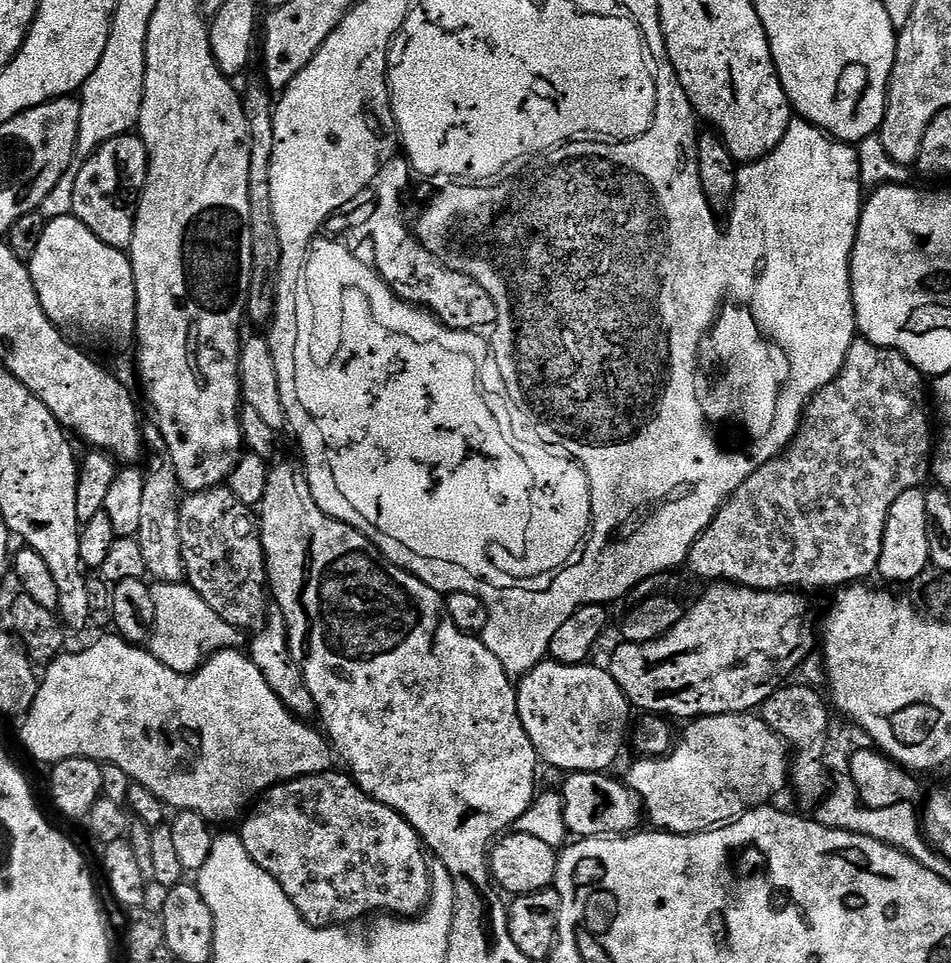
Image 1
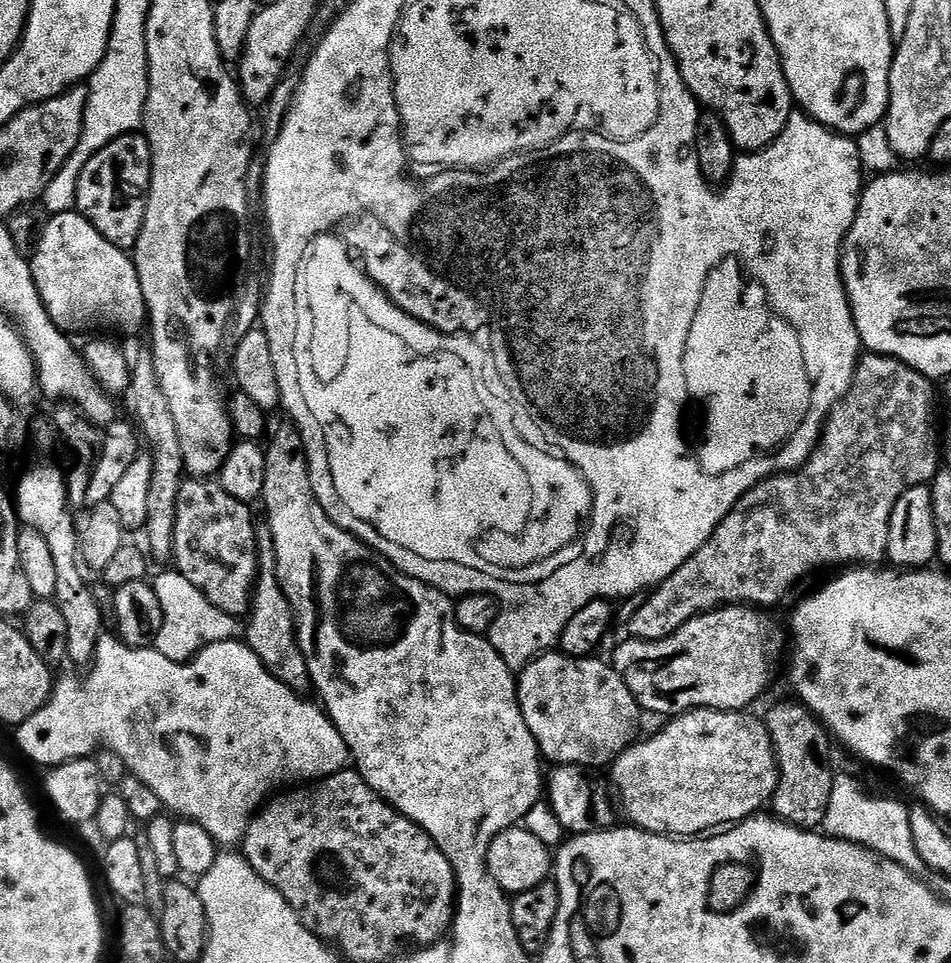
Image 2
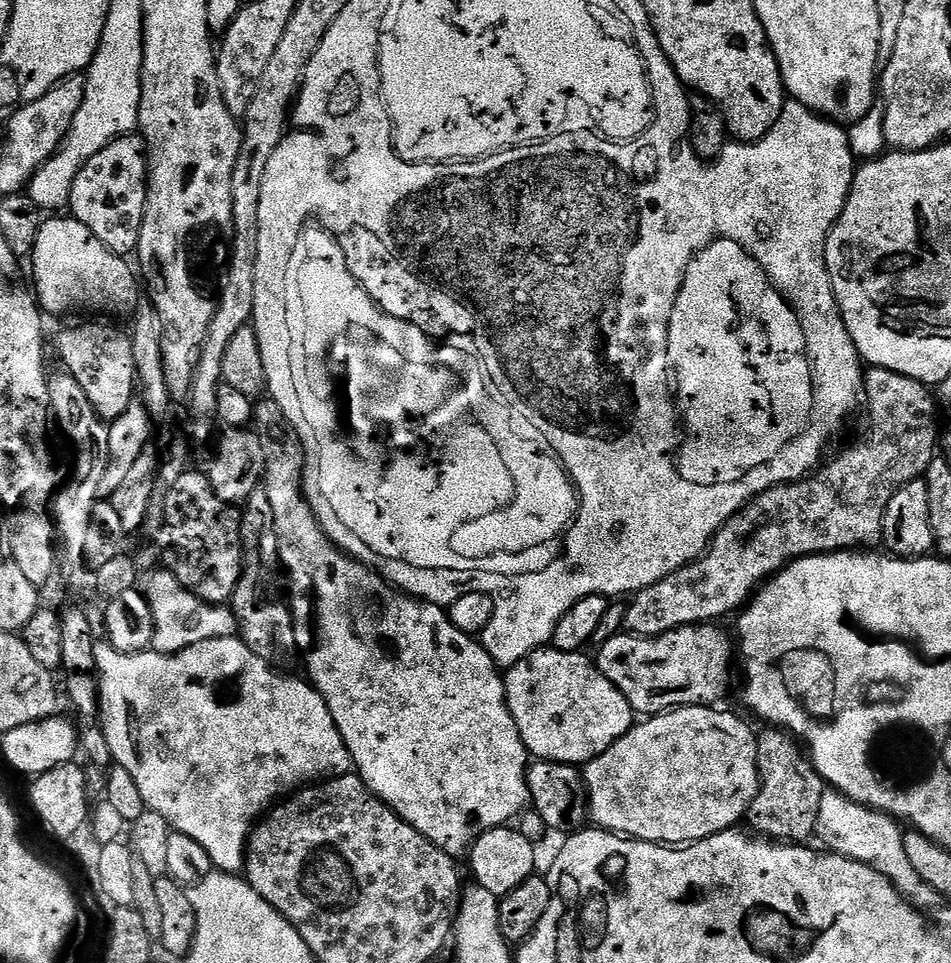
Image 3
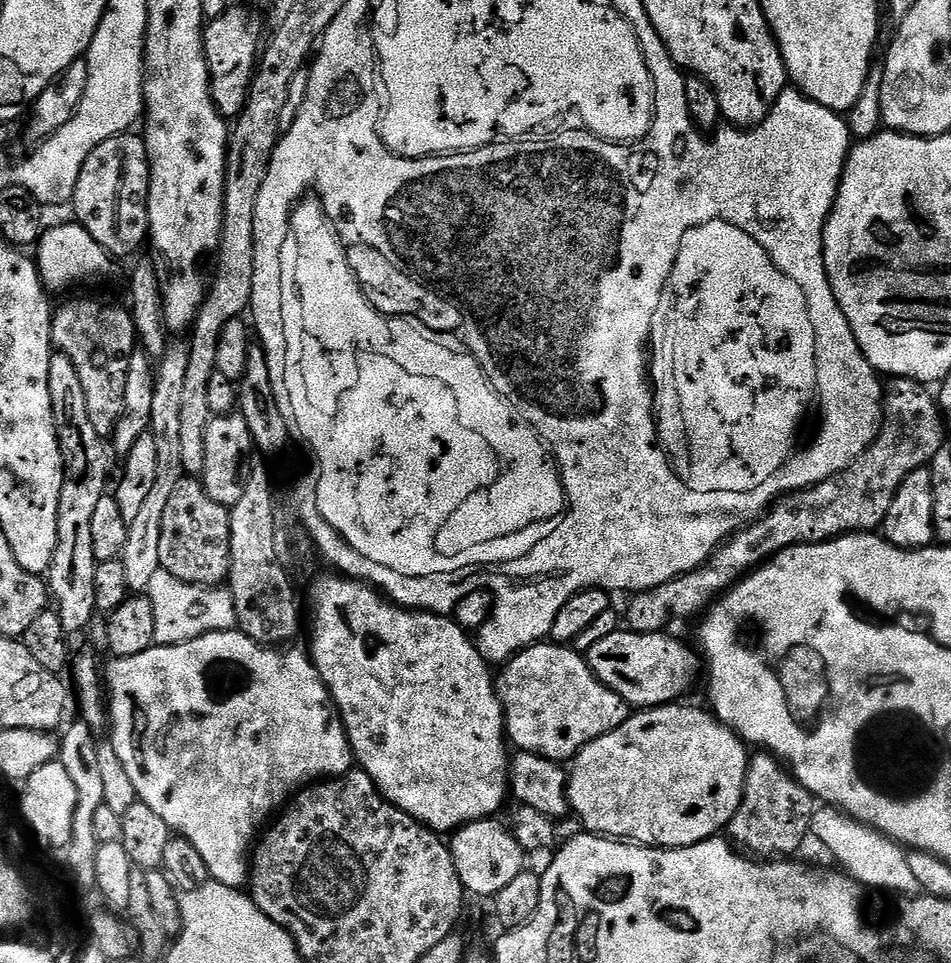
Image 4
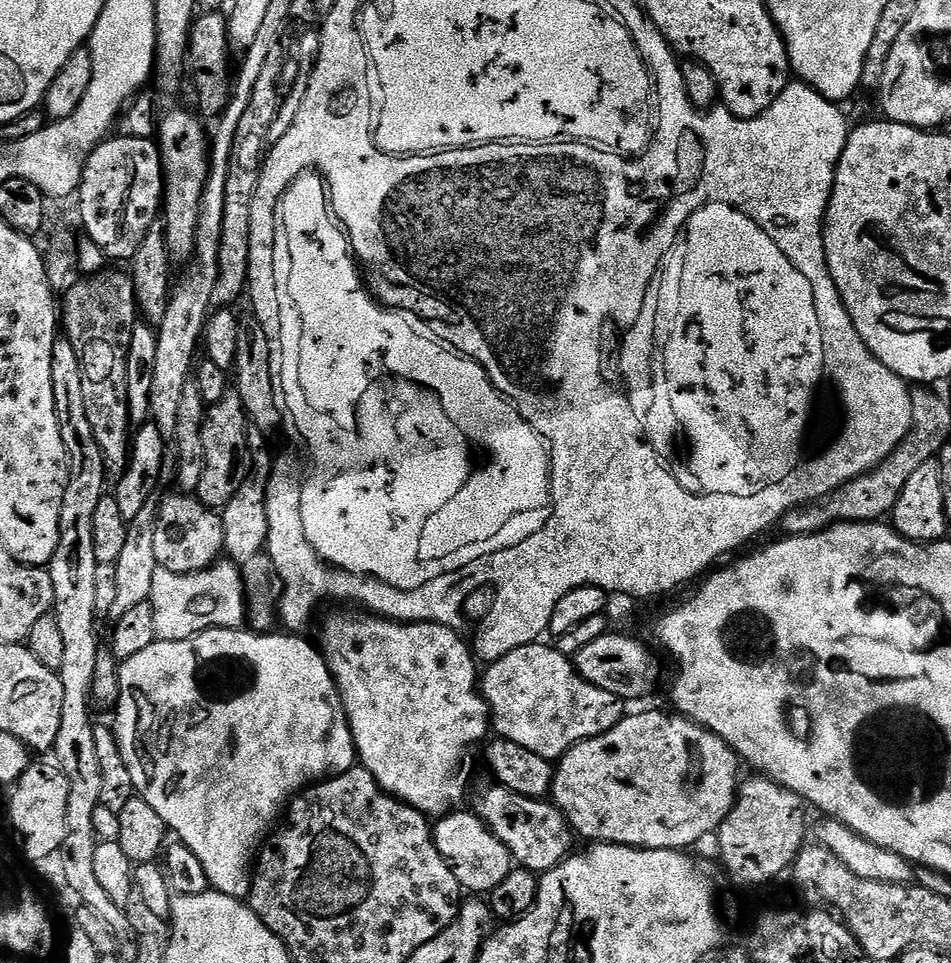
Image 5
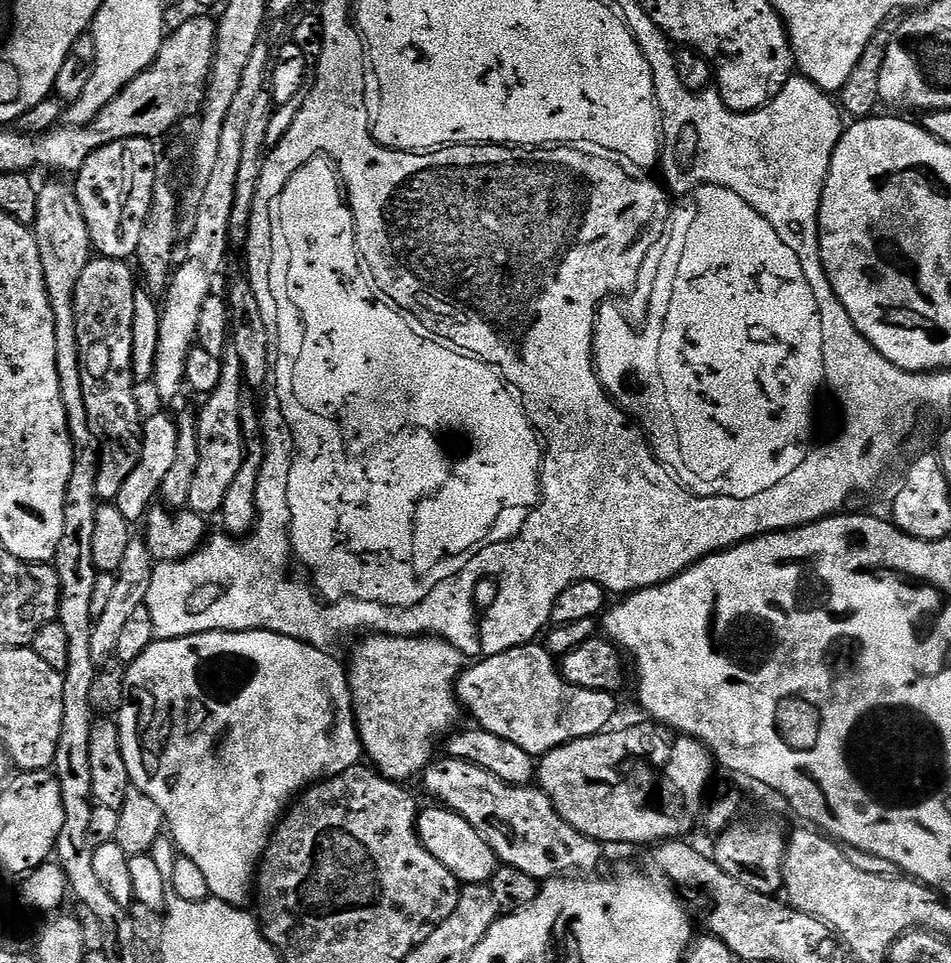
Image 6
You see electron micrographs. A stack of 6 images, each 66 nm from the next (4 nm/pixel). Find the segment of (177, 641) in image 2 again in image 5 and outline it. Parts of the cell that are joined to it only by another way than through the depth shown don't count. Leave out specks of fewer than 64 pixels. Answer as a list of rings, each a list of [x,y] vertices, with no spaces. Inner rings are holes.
[[[217,562],[201,572],[186,574],[171,573],[170,570],[157,568],[150,603],[154,610],[156,635],[162,640],[185,640],[195,636],[197,632],[205,632],[208,628],[240,628],[246,620],[244,579],[240,576],[239,568],[231,562]]]

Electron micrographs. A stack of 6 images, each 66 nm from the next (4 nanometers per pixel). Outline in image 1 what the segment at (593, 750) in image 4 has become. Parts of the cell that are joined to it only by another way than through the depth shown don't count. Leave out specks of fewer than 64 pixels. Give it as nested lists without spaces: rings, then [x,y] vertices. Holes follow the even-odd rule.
[[[731,712],[730,714],[718,714],[717,716],[702,716],[691,721],[692,724],[678,739],[671,745],[671,751],[667,755],[658,756],[655,759],[636,758],[632,765],[628,768],[628,777],[626,783],[637,798],[640,799],[643,811],[652,819],[651,827],[656,830],[672,832],[676,836],[689,836],[695,832],[707,832],[719,825],[737,820],[744,813],[749,812],[752,808],[759,808],[767,805],[768,800],[780,787],[785,787],[786,781],[790,776],[790,748],[784,743],[784,739],[780,737],[774,730],[770,730],[770,726],[765,720],[760,719],[759,715],[749,714],[746,712]]]

